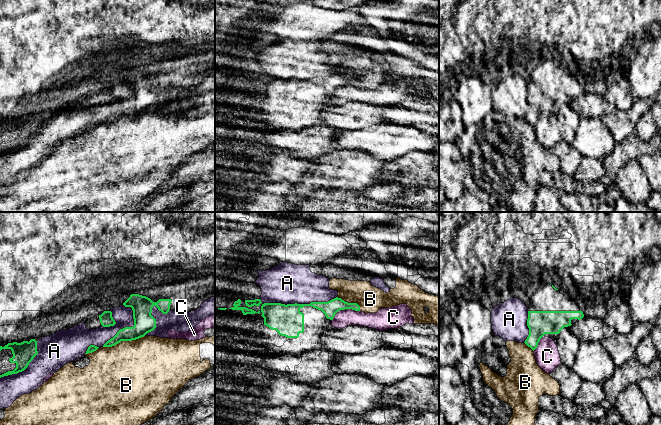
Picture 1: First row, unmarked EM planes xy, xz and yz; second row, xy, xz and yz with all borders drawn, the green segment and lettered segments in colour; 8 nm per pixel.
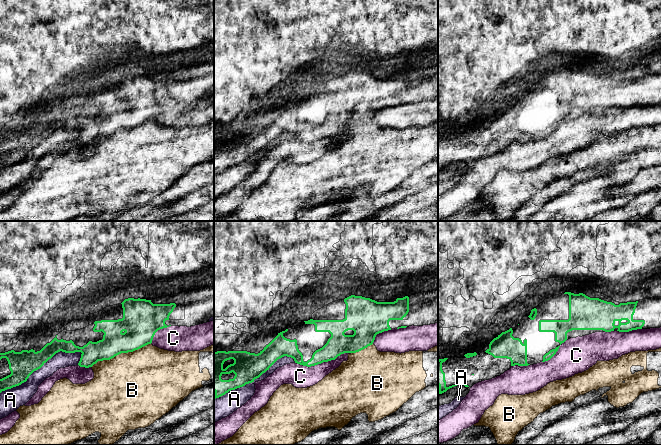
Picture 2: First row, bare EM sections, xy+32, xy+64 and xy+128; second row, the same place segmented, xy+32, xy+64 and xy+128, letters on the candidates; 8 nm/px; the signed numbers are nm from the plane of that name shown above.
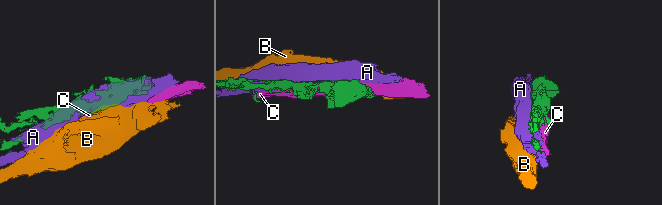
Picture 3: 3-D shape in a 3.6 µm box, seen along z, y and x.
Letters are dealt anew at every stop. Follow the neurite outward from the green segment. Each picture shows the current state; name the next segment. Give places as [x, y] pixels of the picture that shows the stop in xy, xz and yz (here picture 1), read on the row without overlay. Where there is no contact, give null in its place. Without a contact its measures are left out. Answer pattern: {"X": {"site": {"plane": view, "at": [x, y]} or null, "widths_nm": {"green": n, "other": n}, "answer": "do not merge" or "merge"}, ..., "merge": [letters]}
{"A": {"site": {"plane": "xz", "at": [300, 80]}, "widths_nm": {"green": 240, "other": 320}, "answer": "do not merge"}, "B": {"site": {"plane": "xy", "at": [123, 116]}, "widths_nm": {"green": 170, "other": 480}, "answer": "do not merge"}, "C": {"site": {"plane": "xz", "at": [344, 85]}, "widths_nm": {"green": 120, "other": 140}, "answer": "do not merge"}, "merge": []}

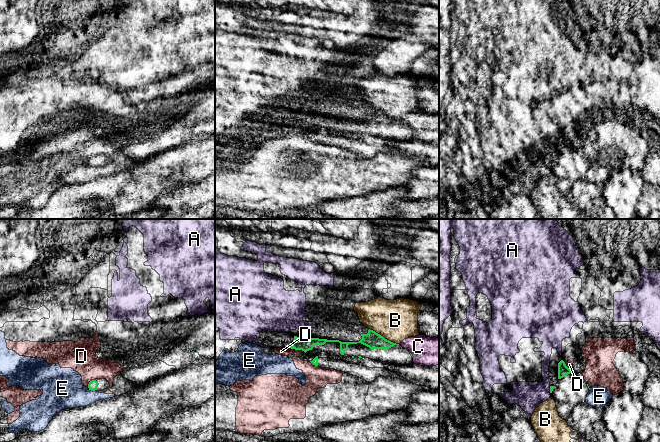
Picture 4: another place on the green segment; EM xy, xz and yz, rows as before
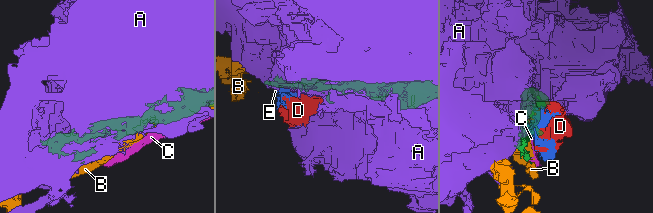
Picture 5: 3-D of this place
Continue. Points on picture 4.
{"A": {"site": {"plane": "yz", "at": [550, 166]}, "widths_nm": {"green": 30, "other": 220}, "answer": "do not merge"}, "B": {"site": {"plane": "xz", "at": [383, 113]}, "widths_nm": {"green": 140, "other": 320}, "answer": "do not merge"}, "C": {"site": {"plane": "xz", "at": [411, 130]}, "widths_nm": {"green": 20, "other": 240}, "answer": "do not merge"}, "D": {"site": {"plane": "xz", "at": [297, 125]}, "widths_nm": {"green": 110, "other": 60}, "answer": "do not merge"}, "E": {"site": {"plane": "xy", "at": [91, 166]}, "widths_nm": {"green": 70, "other": 320}, "answer": "do not merge"}, "merge": []}

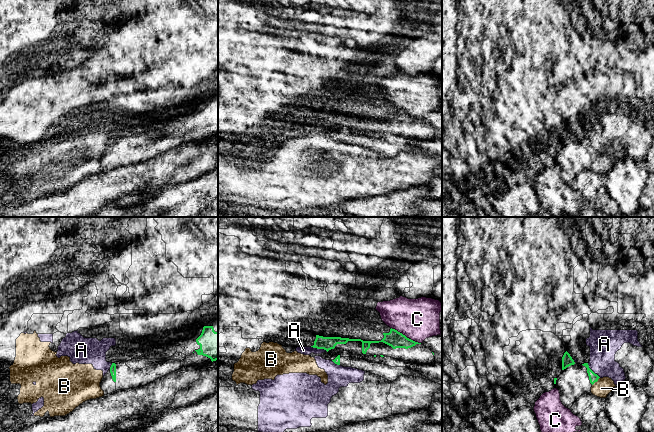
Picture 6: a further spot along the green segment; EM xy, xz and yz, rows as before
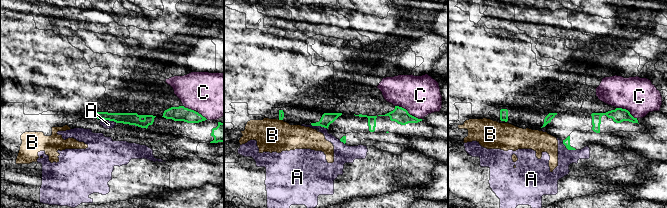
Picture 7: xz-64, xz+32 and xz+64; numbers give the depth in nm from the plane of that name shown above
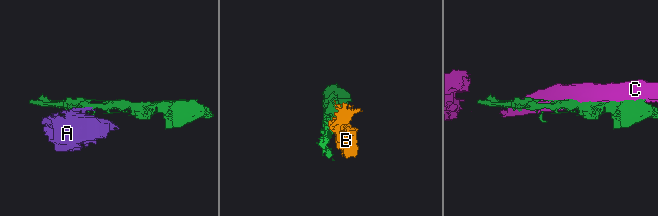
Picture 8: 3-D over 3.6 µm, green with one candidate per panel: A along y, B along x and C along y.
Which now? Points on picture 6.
{"A": {"site": {"plane": "xz", "at": [319, 124]}, "widths_nm": {"green": 110, "other": 60}, "answer": "do not merge"}, "B": {"site": {"plane": "yz", "at": [596, 157]}, "widths_nm": {"green": 70, "other": 140}, "answer": "do not merge"}, "C": {"site": {"plane": "xz", "at": [405, 112]}, "widths_nm": {"green": 140, "other": 320}, "answer": "do not merge"}, "merge": []}

